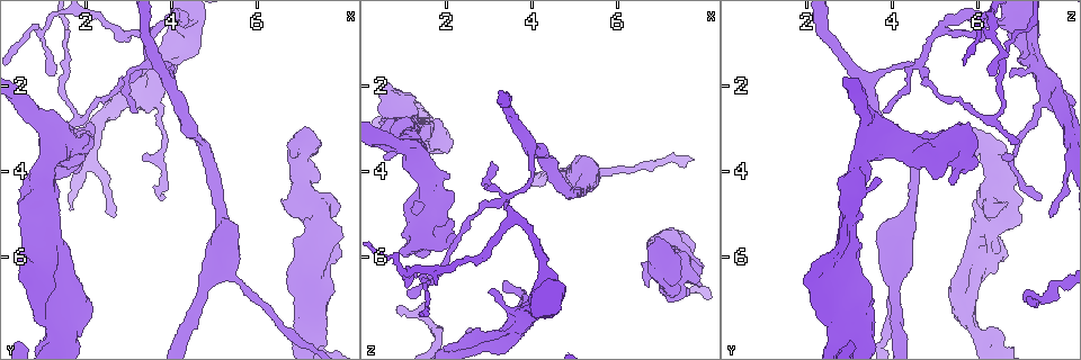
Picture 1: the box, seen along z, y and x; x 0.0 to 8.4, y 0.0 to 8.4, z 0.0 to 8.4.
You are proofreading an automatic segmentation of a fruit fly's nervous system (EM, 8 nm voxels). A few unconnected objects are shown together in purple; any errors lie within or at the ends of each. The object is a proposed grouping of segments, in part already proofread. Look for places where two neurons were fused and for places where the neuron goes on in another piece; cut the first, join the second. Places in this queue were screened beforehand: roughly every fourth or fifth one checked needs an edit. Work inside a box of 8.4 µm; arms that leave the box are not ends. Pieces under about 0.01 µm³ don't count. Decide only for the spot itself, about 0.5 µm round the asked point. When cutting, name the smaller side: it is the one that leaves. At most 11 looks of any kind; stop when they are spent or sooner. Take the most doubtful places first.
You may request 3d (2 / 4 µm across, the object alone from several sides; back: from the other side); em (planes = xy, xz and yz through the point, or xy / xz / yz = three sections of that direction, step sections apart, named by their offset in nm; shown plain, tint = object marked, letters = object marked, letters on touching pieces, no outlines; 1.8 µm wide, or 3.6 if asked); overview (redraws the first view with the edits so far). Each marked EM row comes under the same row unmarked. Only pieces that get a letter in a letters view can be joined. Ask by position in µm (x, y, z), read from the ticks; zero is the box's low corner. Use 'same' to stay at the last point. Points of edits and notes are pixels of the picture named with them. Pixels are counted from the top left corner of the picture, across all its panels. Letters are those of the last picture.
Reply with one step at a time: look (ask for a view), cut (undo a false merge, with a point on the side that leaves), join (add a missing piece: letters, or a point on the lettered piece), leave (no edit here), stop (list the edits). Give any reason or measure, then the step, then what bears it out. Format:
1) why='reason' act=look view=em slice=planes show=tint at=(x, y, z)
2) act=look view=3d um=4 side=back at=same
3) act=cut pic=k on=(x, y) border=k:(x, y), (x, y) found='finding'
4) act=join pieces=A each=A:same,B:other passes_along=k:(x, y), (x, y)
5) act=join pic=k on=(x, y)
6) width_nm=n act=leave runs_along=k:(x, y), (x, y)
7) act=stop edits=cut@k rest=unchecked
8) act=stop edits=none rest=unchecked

why='tapers out' act=look view=em slice=planes show=letters at=(0.85, 7.10, 7.20)

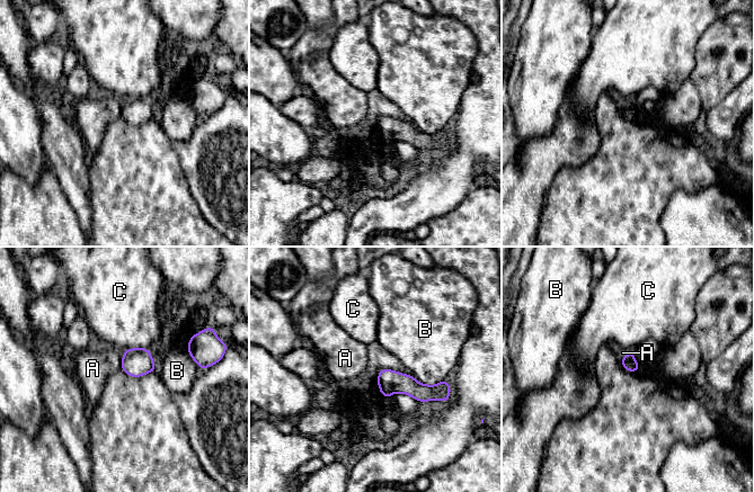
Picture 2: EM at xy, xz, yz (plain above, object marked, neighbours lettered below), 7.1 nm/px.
longest_contact=B:260nm act=leave each=A:other,B:other,C:other border=2:(124, 350), (121, 368) found='no lettered piece goes on from it'

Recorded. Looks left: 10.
why='free end' act=look view=3d um=4 at=(1.10, 3.40, 4.70)

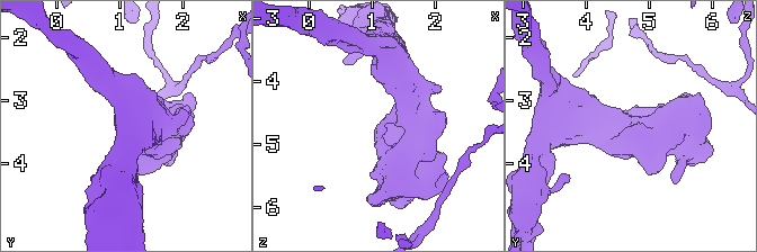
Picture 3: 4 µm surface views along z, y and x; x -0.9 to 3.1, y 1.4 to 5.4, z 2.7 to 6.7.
why='now the EM' act=look view=em slice=xy step=16 show=tint at=(1.10, 3.40, 4.75)

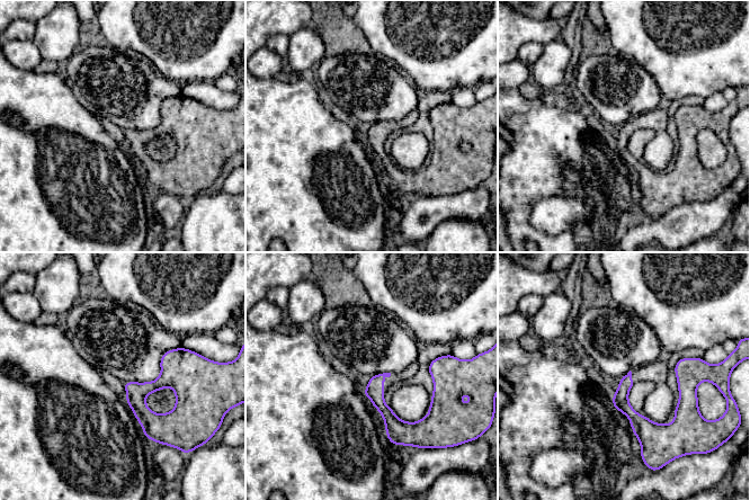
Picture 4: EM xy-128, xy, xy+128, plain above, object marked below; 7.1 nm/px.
act=look view=em slice=planes show=letters at=same

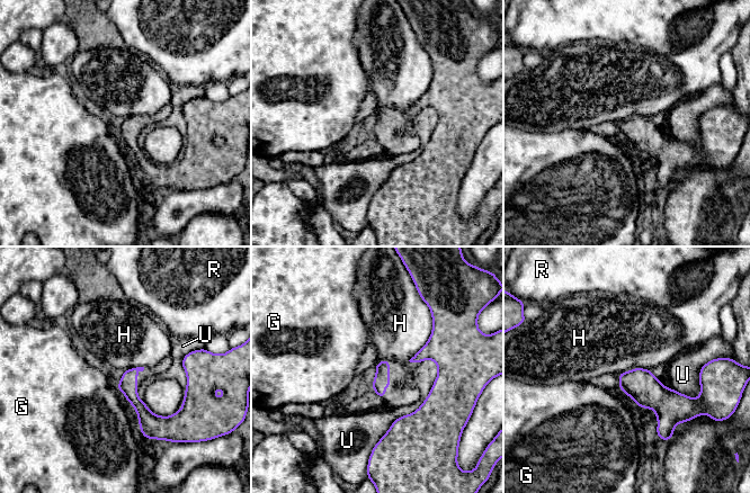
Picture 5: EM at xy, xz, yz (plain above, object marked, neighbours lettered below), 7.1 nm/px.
longest_contact=U:800nm act=leave each=G:other,H:other,R:other,U:other border=5:(432, 317), (429, 339), (408, 360) found='no lettered piece goes on from it'

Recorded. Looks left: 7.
why='branch stops here' act=look view=3d um=4 at=(6.85, 3.25, 5.50)

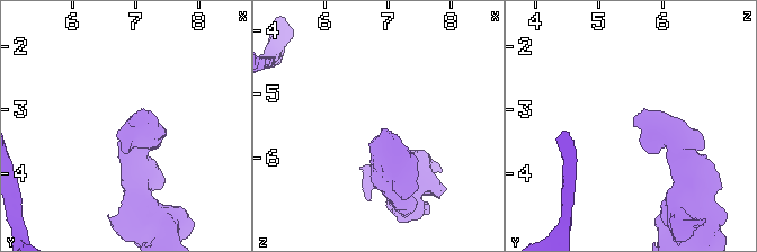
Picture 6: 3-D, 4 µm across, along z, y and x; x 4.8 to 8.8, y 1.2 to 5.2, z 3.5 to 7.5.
act=look view=em um=3.6 slice=xz step=8 show=letters at=(6.90, 3.25, 5.55)

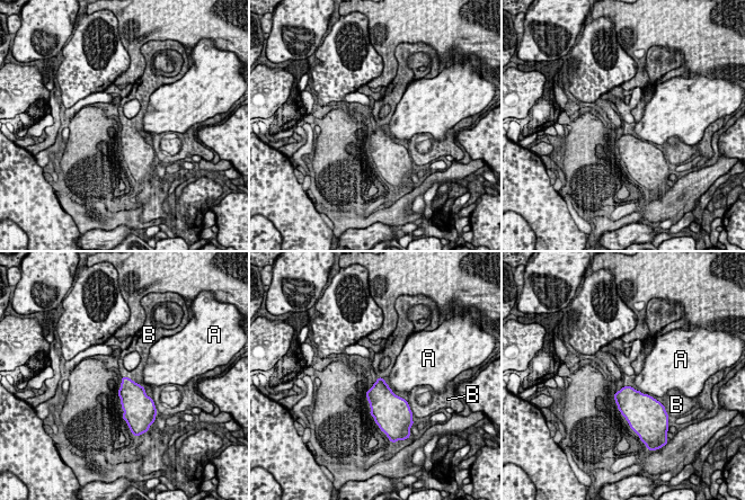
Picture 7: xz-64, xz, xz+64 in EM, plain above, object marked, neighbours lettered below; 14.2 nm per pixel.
why='cut it another way' act=look view=em um=3.6 slice=planes show=letters at=same

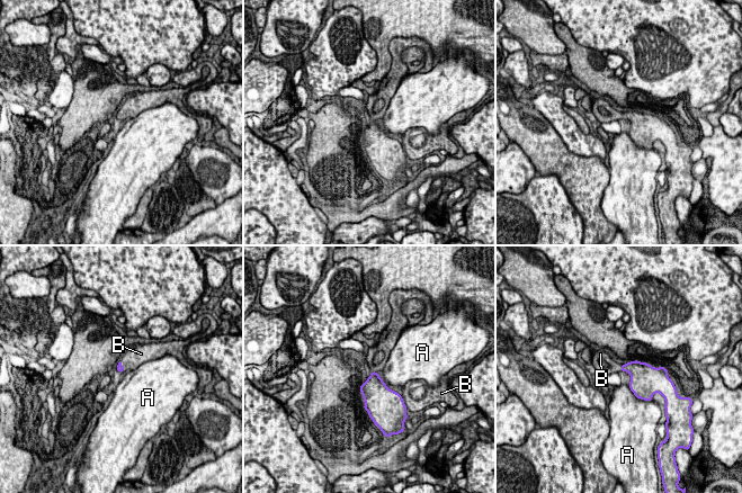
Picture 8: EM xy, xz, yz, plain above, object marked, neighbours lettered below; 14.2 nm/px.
act=join pieces=B each=A:other,B:same passes_along=8:(119, 368), (123, 367), (136, 356) found='it goes on there'

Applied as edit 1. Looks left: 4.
act=look view=overview

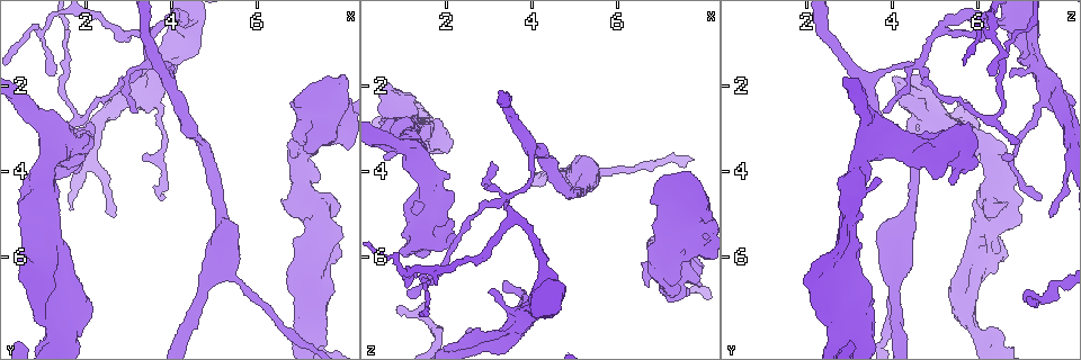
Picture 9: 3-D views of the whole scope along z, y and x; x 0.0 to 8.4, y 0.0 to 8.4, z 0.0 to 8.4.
why='sudden change in width' act=look view=3d um=2 at=(7.60, 6.00, 6.45)

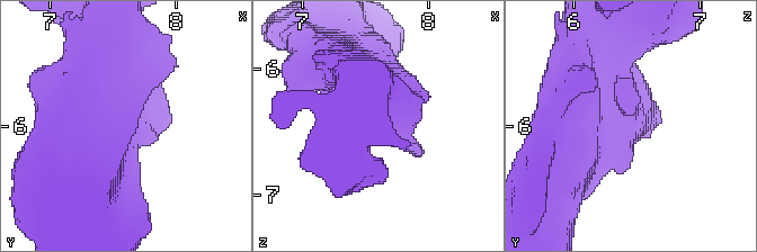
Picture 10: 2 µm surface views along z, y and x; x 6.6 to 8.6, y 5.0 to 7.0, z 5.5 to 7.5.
arm_widths_nm=440,480 why='shape alone is not enough' act=look view=em slice=xz step=8 show=tint at=same

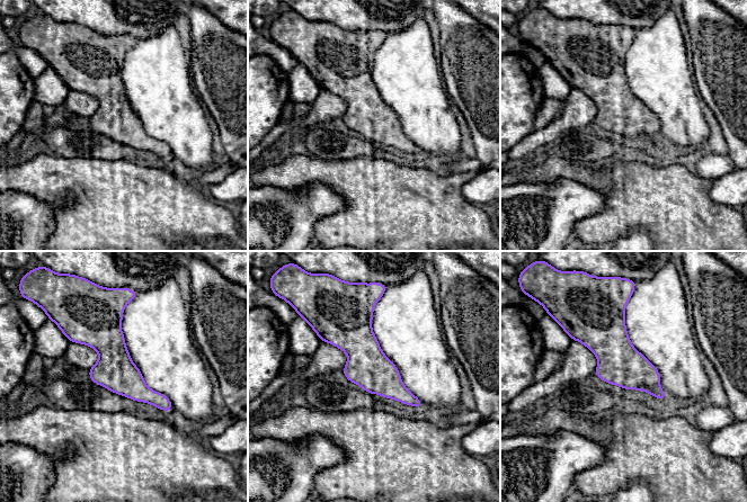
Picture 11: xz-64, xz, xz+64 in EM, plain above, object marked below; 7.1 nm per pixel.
act=look view=em slice=planes show=letters at=same

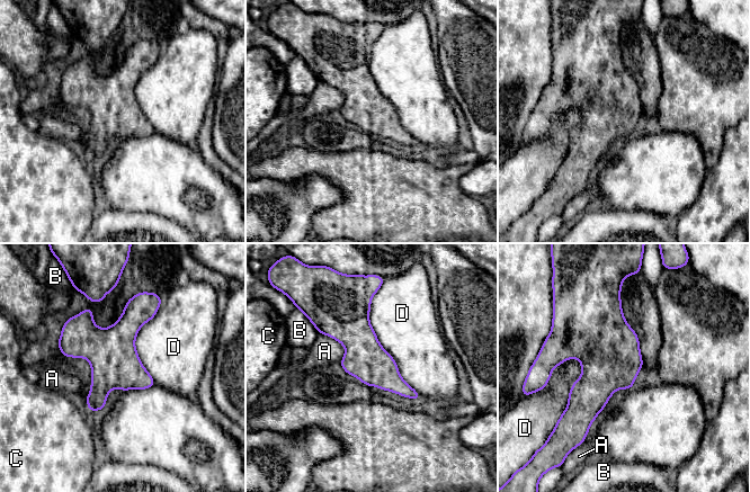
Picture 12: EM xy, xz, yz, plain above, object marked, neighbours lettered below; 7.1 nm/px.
width_nm=300 act=leave each=A:other,B:other,C:other,D:other border=12:(375, 292), (369, 324), (420, 394) found='continuous, no second neuron'

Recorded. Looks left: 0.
act=stop edits=join@8 rest=unchecked

